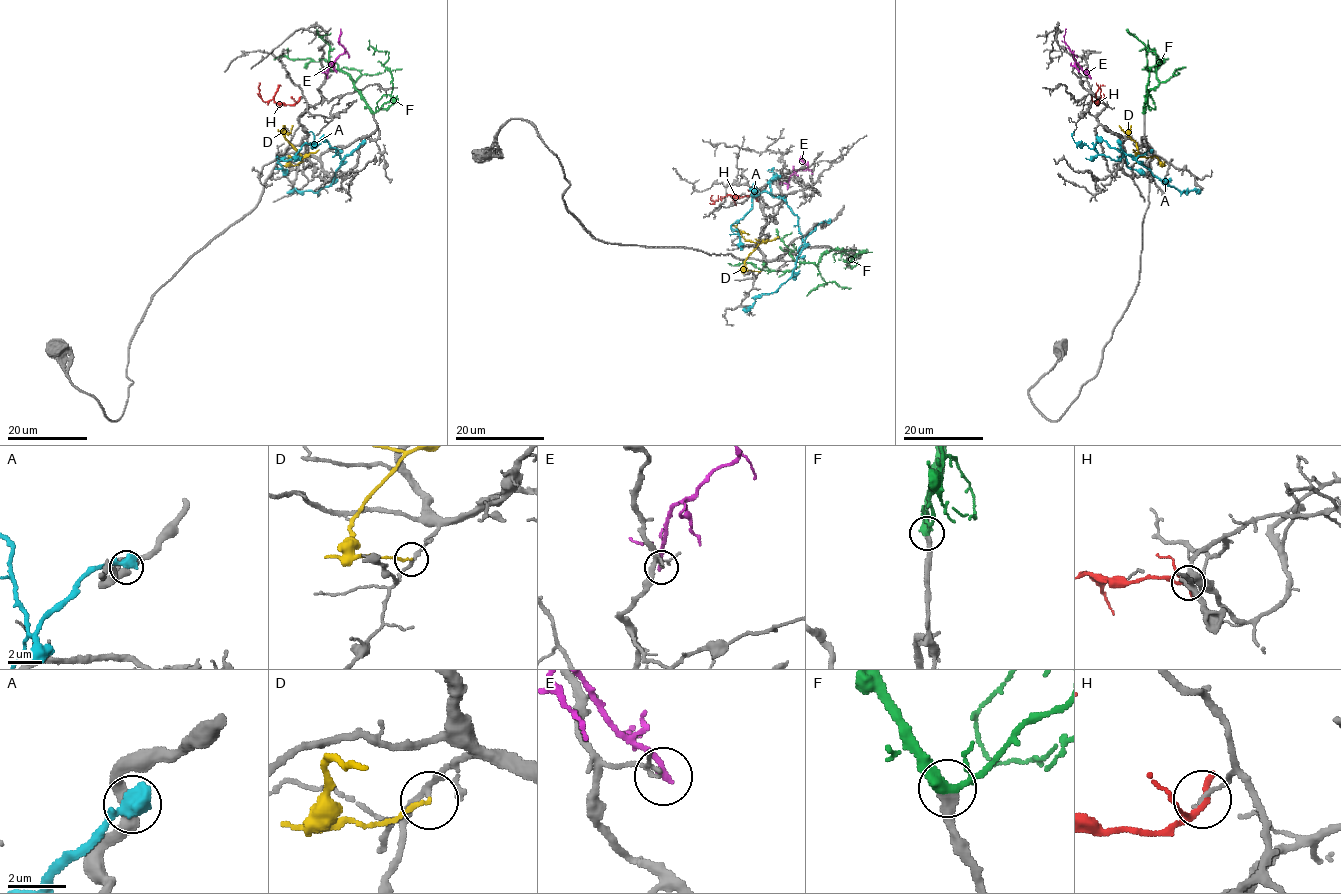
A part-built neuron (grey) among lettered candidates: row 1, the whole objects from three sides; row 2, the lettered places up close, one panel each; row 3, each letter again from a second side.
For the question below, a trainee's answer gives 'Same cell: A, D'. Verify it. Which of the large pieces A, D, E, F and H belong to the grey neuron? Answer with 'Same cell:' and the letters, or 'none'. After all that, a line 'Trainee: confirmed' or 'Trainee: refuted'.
Same cell: D, F
Trainee: refuted

